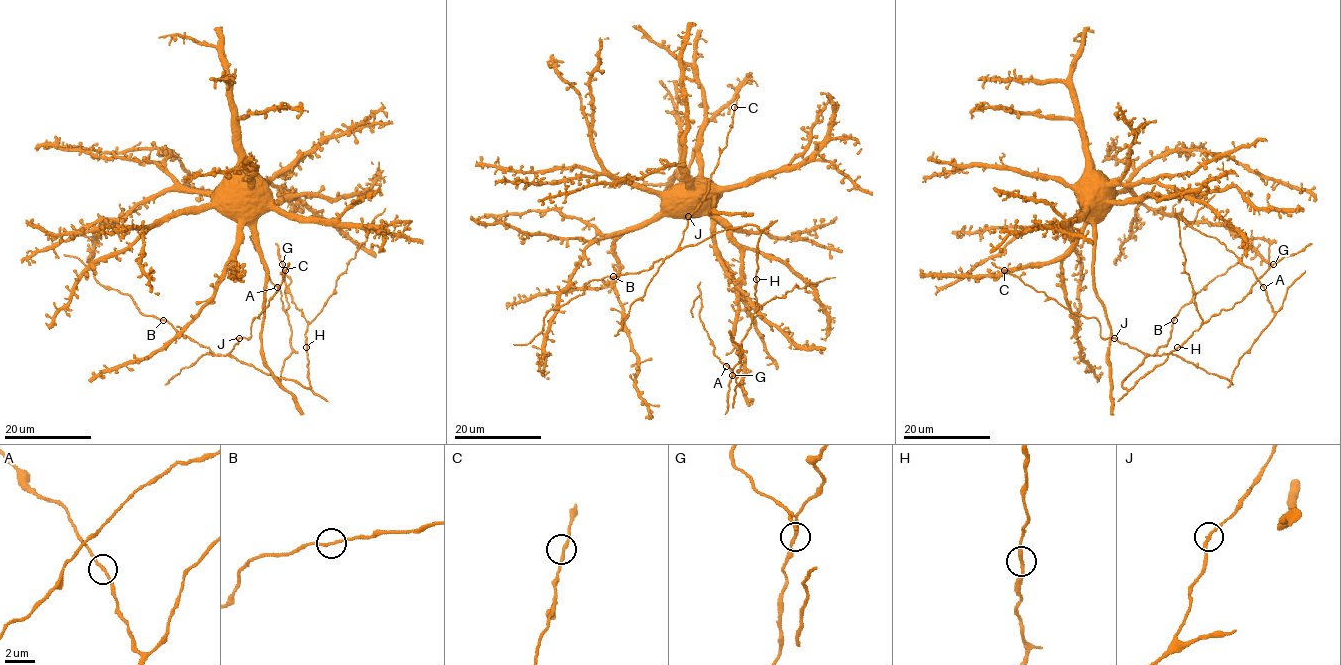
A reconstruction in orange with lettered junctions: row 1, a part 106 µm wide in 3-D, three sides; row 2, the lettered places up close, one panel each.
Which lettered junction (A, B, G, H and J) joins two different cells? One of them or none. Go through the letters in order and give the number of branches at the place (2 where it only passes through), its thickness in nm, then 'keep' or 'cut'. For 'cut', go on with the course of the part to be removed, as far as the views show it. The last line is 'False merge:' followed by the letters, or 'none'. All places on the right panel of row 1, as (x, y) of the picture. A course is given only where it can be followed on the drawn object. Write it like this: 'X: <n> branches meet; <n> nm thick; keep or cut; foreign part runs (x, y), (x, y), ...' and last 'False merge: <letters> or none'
A: 2 branches meet; 180 nm thick; keep
B: 2 branches meet; 200 nm thick; keep
G: 2 branches meet; 200 nm thick; keep
H: 2 branches meet; 200 nm thick; keep
J: 2 branches meet; 220 nm thick; keep
False merge: none

